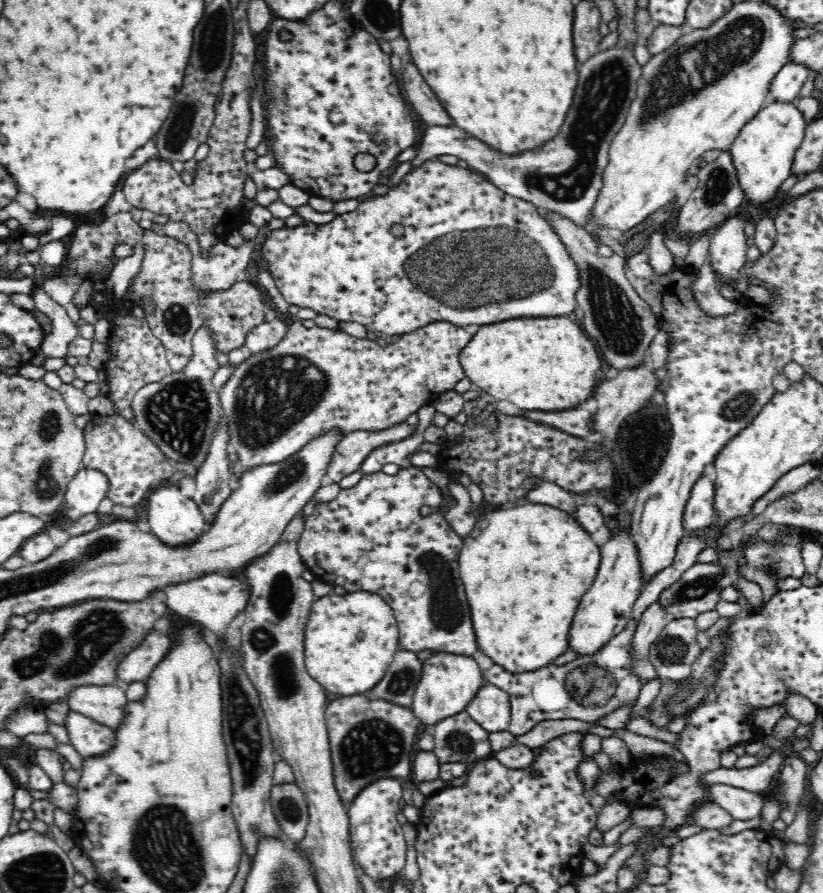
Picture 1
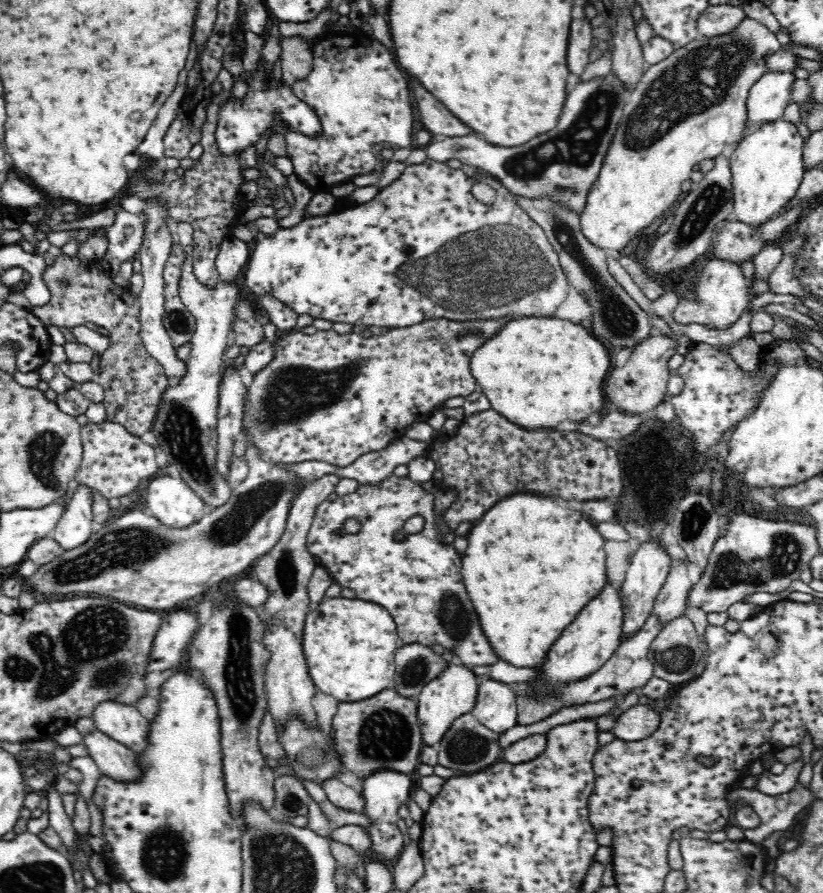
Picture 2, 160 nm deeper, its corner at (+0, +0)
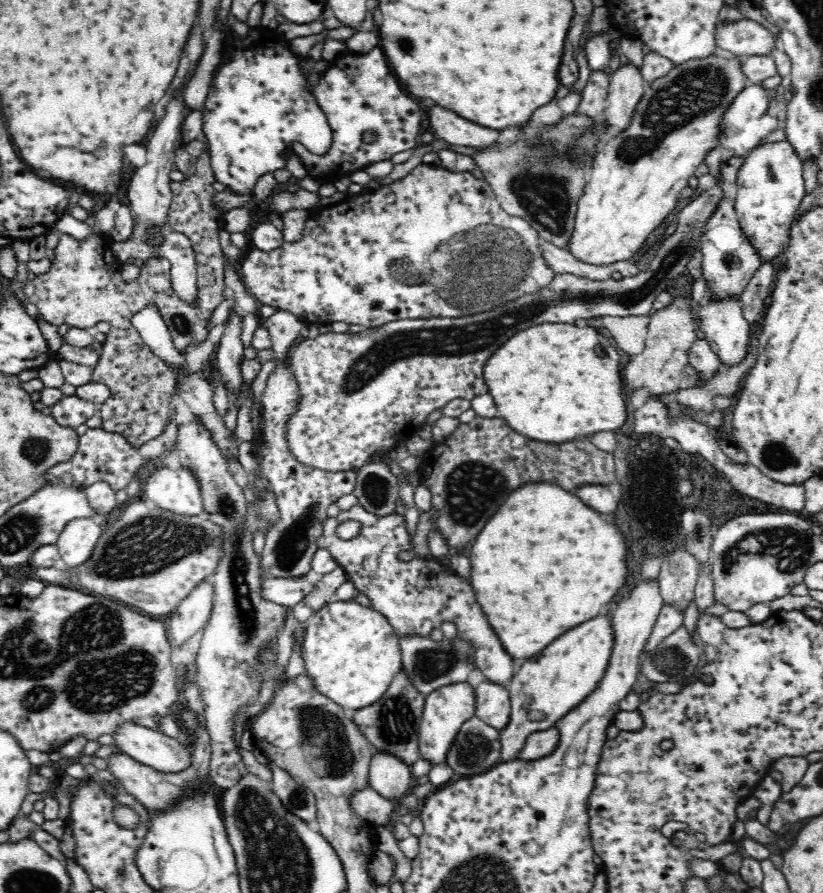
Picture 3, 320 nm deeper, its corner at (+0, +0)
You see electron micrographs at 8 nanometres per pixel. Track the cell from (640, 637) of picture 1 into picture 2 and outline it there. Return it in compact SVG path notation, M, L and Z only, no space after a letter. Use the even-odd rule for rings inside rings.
M683 560L670 561L667 577L654 601L653 614L666 624L684 616L689 606L687 598L693 584L688 577L687 566L688 562Z

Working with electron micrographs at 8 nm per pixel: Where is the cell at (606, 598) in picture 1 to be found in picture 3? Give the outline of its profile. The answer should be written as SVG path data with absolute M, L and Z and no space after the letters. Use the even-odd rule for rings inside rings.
M598 616L562 634L558 640L554 640L538 655L526 659L518 668L518 672L514 673L509 680L510 684L506 683L506 690L511 700L511 712L506 728L499 731L500 763L506 764L520 759L519 752L524 748L526 739L533 732L545 731L556 726L560 719L574 710L599 685L606 672L613 646L614 631L612 631L611 619L606 616Z

